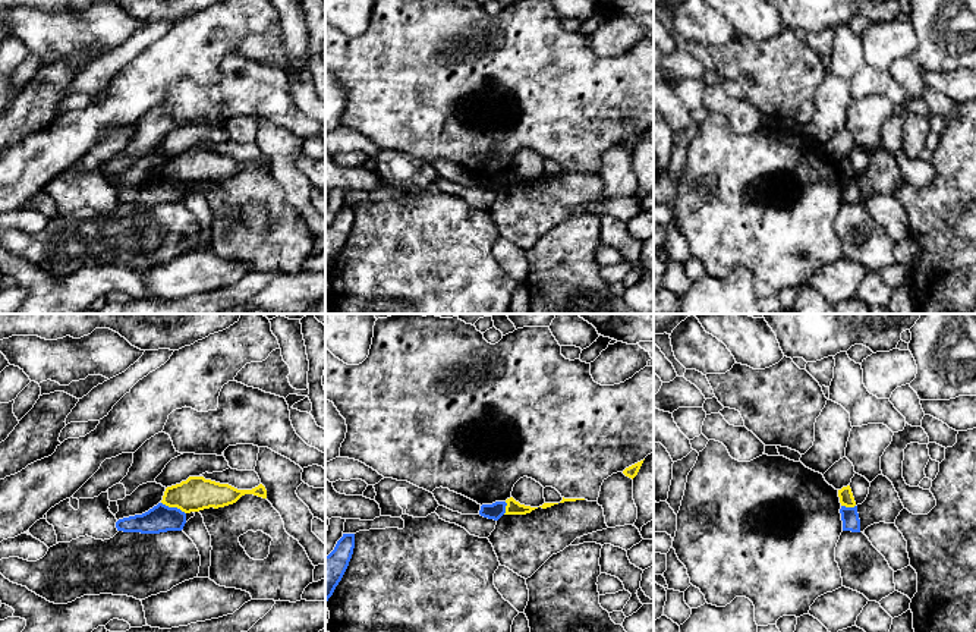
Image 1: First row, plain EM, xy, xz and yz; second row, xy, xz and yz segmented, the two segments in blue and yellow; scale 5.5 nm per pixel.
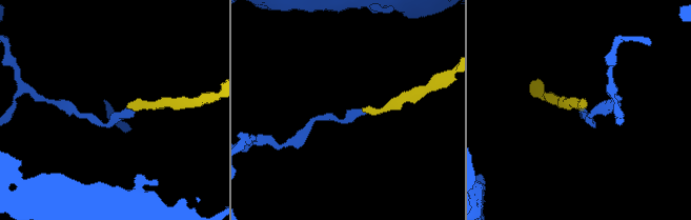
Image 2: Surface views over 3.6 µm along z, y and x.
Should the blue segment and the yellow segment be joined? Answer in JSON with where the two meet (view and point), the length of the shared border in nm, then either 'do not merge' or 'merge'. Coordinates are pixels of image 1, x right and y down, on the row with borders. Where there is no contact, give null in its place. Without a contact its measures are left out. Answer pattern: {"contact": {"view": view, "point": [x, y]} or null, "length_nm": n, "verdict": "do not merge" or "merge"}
{"contact": {"view": "xy", "point": [173, 508]}, "length_nm": 150, "verdict": "do not merge"}

